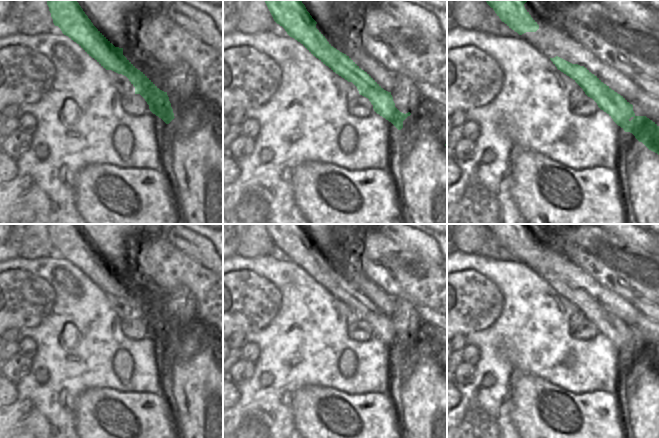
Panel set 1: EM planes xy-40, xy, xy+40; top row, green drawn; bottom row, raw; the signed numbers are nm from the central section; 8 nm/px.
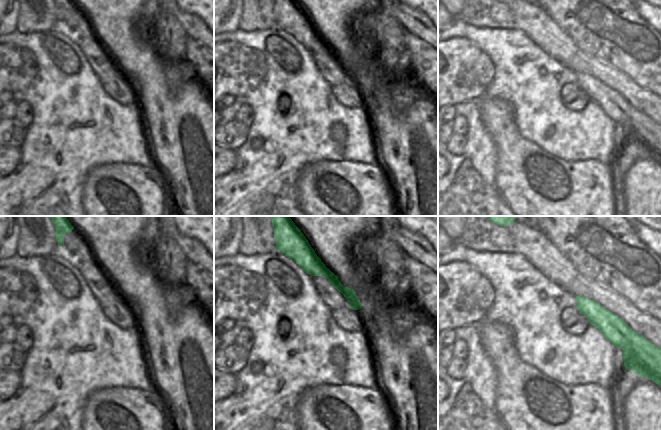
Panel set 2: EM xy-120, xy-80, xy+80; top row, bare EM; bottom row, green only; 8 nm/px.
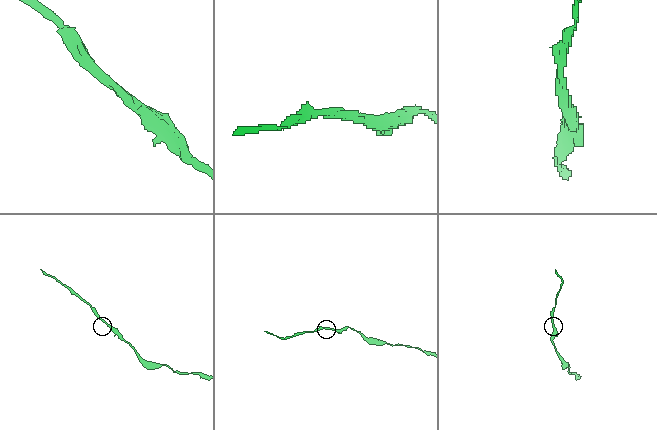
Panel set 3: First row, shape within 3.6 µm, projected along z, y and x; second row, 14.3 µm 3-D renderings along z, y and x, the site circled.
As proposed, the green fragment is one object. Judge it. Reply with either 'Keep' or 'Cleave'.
Keep.

